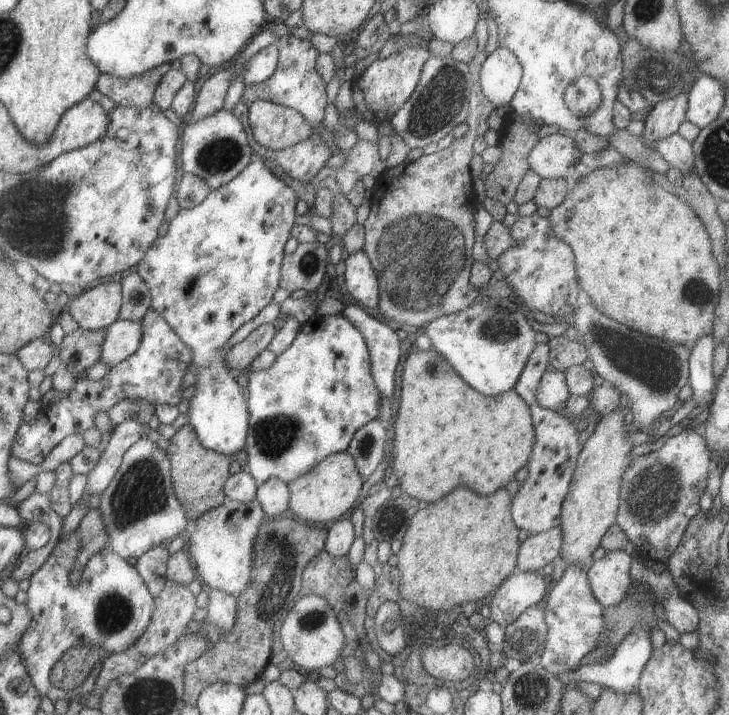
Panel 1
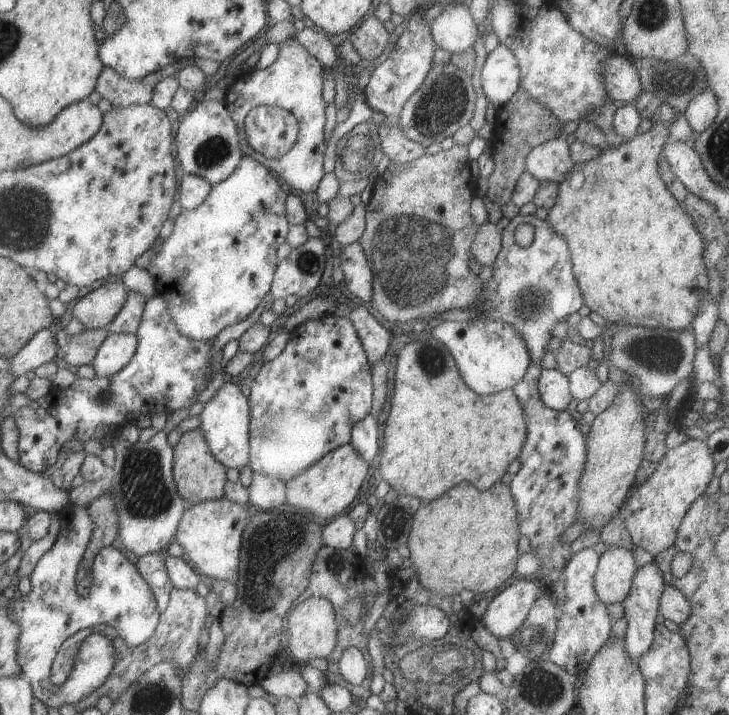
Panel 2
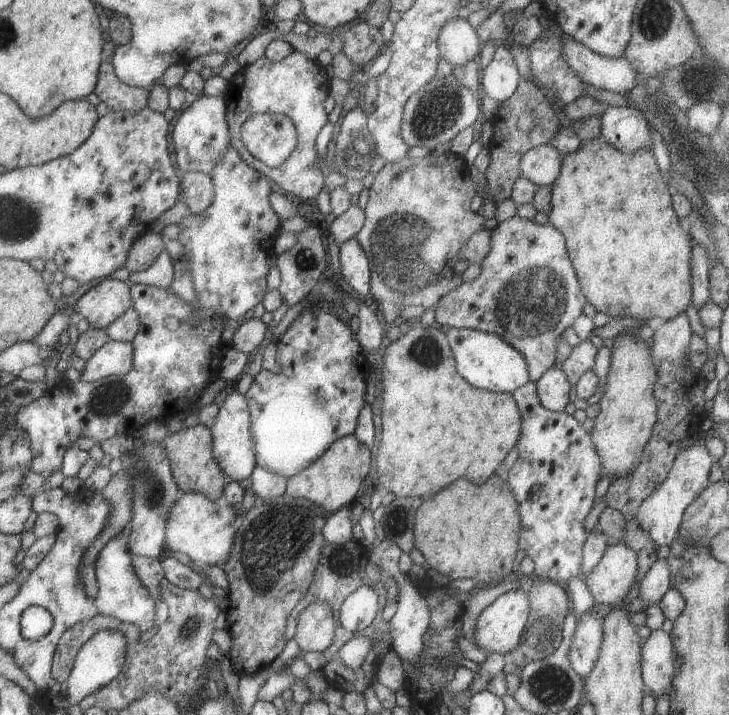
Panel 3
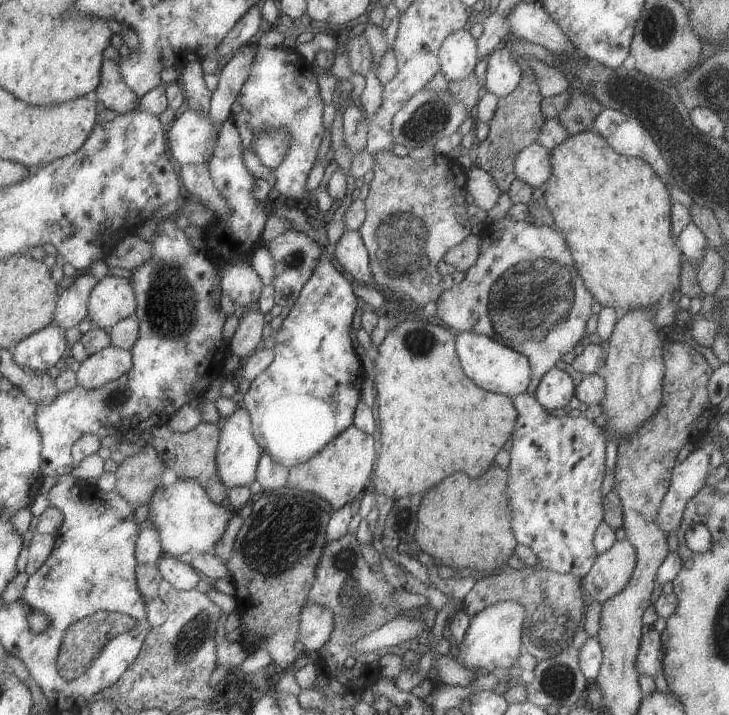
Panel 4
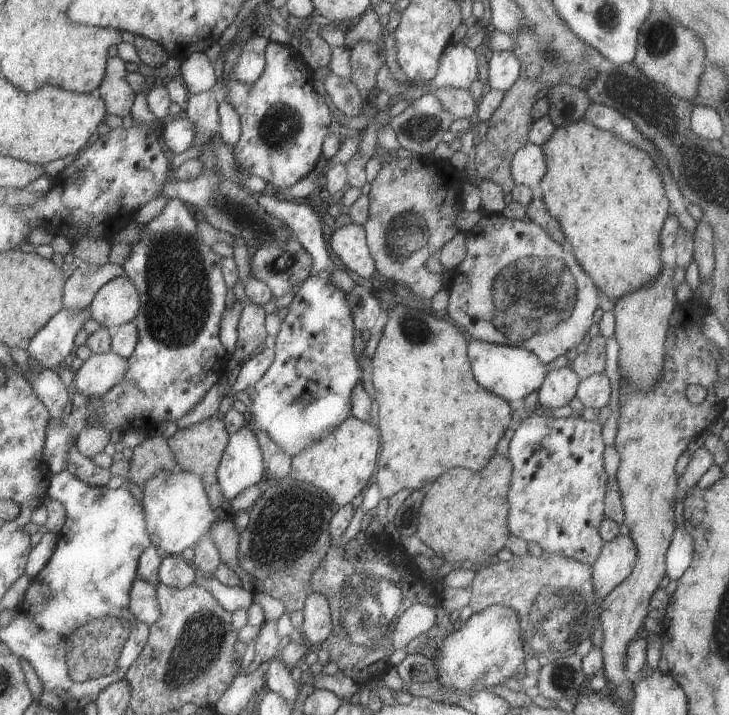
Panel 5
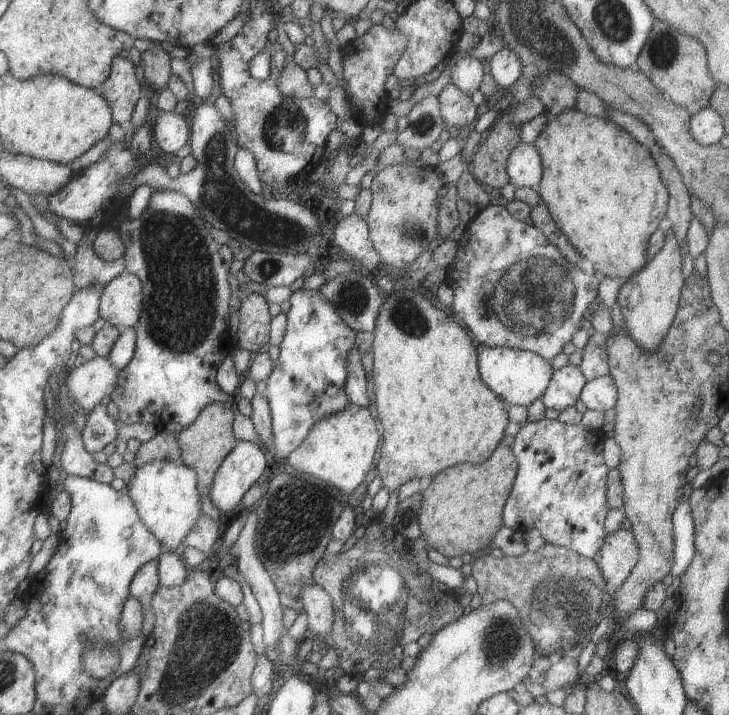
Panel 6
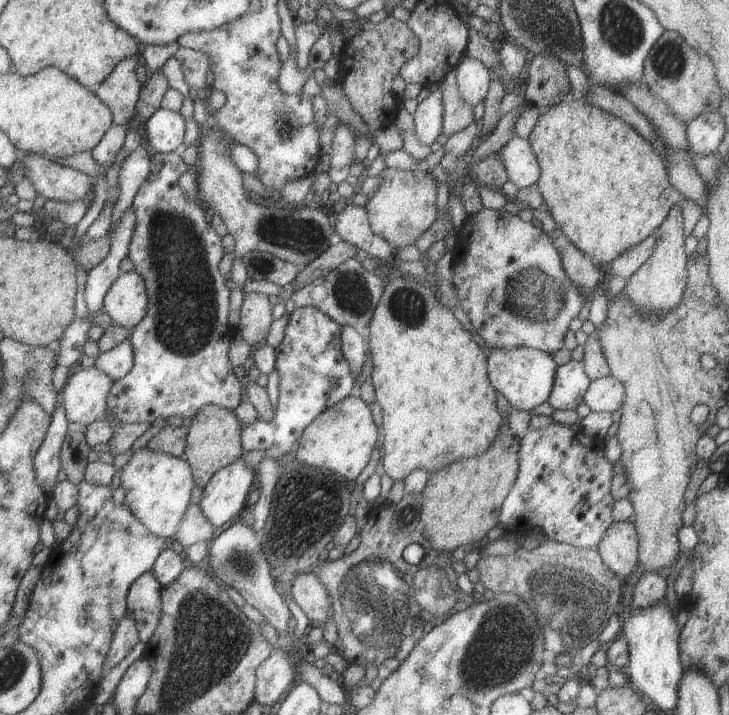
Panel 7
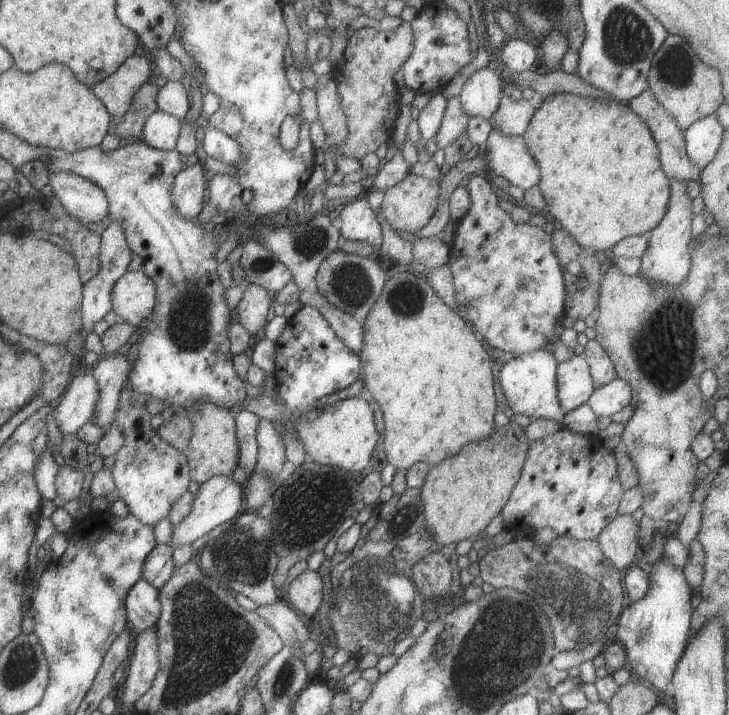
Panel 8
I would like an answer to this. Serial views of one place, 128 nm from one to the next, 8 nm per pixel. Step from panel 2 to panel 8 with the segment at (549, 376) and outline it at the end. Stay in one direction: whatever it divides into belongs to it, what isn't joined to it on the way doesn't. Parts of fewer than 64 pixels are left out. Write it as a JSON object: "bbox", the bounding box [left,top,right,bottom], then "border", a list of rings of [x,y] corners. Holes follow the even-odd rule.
{"bbox":[556,356,594,413],"border":[[[573,356],[556,367],[557,400],[564,413],[586,403],[594,390],[585,358]]]}

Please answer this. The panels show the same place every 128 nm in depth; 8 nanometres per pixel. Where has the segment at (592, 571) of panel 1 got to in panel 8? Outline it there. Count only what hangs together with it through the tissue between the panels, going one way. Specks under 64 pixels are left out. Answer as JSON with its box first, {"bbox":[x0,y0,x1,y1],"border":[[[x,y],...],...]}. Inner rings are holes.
{"bbox":[596,514,641,573],"border":[[[630,514],[616,515],[615,518],[601,530],[596,541],[606,560],[623,573],[633,566],[641,554],[637,538],[638,523]]]}

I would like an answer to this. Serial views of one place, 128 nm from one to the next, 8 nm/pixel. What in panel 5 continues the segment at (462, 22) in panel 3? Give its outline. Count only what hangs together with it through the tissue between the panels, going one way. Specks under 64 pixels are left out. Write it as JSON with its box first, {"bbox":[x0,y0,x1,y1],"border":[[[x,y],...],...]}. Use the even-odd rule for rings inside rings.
{"bbox":[431,43,480,89],"border":[[[451,43],[445,48],[437,77],[431,81],[434,88],[456,87],[468,89],[475,80],[480,79],[479,55],[476,49],[462,43]]]}

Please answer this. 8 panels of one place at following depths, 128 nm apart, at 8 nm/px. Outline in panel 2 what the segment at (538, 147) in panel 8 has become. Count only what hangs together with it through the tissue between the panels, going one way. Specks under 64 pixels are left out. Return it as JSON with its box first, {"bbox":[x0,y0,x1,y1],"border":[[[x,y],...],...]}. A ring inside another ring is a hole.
{"bbox":[547,102,708,330],"border":[[[661,102],[658,106],[659,117],[657,120],[651,119],[651,129],[642,134],[635,135],[632,139],[619,143],[618,145],[607,146],[606,149],[598,152],[595,158],[587,159],[582,163],[573,163],[570,171],[565,178],[558,183],[558,191],[553,206],[548,210],[547,220],[550,222],[552,229],[560,234],[567,243],[570,259],[572,262],[573,274],[581,291],[584,304],[595,314],[604,318],[606,322],[617,323],[620,320],[635,327],[661,327],[667,330],[683,330],[690,328],[690,322],[695,316],[699,301],[707,295],[708,276],[702,259],[703,241],[697,229],[693,226],[692,220],[683,210],[682,205],[668,191],[662,176],[658,171],[657,160],[661,155],[661,145],[668,140],[668,126],[674,121],[677,110],[670,107],[667,103]]]}

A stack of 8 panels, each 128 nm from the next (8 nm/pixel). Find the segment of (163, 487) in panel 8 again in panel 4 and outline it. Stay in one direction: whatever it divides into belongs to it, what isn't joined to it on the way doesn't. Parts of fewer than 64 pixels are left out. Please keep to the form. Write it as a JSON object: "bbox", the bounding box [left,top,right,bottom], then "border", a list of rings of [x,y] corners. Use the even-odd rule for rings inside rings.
{"bbox":[149,479,232,557],"border":[[[179,479],[173,485],[160,487],[149,506],[151,522],[161,532],[164,553],[175,557],[183,556],[185,553],[194,556],[215,551],[217,542],[227,532],[232,516],[229,505],[216,504],[209,497],[208,491],[201,486],[201,482],[189,479]]]}

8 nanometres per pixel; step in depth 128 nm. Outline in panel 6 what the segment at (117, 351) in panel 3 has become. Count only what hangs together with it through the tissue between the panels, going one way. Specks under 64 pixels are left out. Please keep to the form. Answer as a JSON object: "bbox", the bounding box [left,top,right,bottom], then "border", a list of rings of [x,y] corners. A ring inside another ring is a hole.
{"bbox":[68,356,121,414],"border":[[[96,356],[69,373],[68,393],[86,414],[91,414],[99,402],[111,399],[120,376],[121,370],[109,358]]]}

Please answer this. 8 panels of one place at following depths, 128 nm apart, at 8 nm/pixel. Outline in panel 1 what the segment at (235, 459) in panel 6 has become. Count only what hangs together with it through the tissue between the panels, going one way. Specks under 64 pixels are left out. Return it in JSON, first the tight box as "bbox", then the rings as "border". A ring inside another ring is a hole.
{"bbox":[136,155,297,457],"border":[[[255,155],[252,158],[251,164],[234,178],[229,184],[224,184],[221,188],[212,190],[210,195],[199,205],[192,209],[181,208],[178,213],[170,220],[169,228],[164,237],[159,237],[152,248],[148,250],[147,256],[136,267],[136,270],[147,281],[147,284],[152,290],[152,308],[158,310],[167,322],[173,327],[173,330],[177,331],[185,345],[189,346],[193,352],[193,362],[189,365],[191,369],[195,369],[198,374],[198,381],[195,384],[195,394],[191,397],[189,408],[189,422],[195,427],[201,442],[206,447],[215,452],[227,455],[230,457],[239,454],[246,450],[248,445],[248,434],[252,426],[252,420],[250,416],[250,410],[248,407],[248,398],[243,396],[243,388],[239,386],[239,382],[236,380],[236,373],[226,365],[226,354],[223,352],[223,345],[227,344],[227,340],[243,326],[247,324],[249,320],[253,320],[267,304],[271,303],[275,292],[279,290],[282,266],[284,265],[285,244],[287,240],[292,236],[293,227],[296,225],[297,220],[297,192],[293,190],[293,187],[287,186],[283,180],[279,180],[269,168],[267,164],[263,162],[264,158],[259,155]]]}

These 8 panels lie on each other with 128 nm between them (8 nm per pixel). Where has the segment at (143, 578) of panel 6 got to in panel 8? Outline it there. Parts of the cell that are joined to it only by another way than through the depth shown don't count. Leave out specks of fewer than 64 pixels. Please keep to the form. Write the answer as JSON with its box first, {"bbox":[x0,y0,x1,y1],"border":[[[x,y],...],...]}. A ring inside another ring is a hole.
{"bbox":[126,579,162,634],"border":[[[142,579],[129,592],[126,607],[130,626],[138,633],[145,634],[145,630],[158,626],[162,616],[160,591],[152,583]]]}

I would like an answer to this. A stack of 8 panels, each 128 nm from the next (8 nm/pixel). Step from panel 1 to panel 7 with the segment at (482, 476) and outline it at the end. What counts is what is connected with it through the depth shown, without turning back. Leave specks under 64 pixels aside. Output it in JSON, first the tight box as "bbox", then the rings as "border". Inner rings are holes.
{"bbox":[370,273,501,481],"border":[[[395,273],[387,279],[386,289],[381,297],[380,305],[375,310],[373,320],[370,324],[370,354],[374,363],[371,378],[376,388],[376,400],[380,404],[380,407],[383,406],[383,412],[385,412],[385,422],[381,426],[384,431],[382,472],[385,472],[395,481],[404,481],[417,468],[425,468],[428,472],[435,472],[435,470],[441,470],[443,466],[433,466],[433,464],[451,464],[451,462],[457,462],[459,458],[465,458],[465,456],[471,458],[471,456],[483,454],[489,448],[491,440],[496,438],[497,432],[499,432],[499,424],[501,424],[501,416],[499,416],[499,412],[495,408],[495,389],[492,387],[492,384],[487,382],[488,370],[485,370],[485,354],[483,354],[483,350],[473,340],[471,332],[467,331],[465,326],[457,320],[457,316],[453,314],[453,310],[446,307],[435,294],[436,292],[431,290],[431,286],[424,281],[421,282],[421,279]]]}

